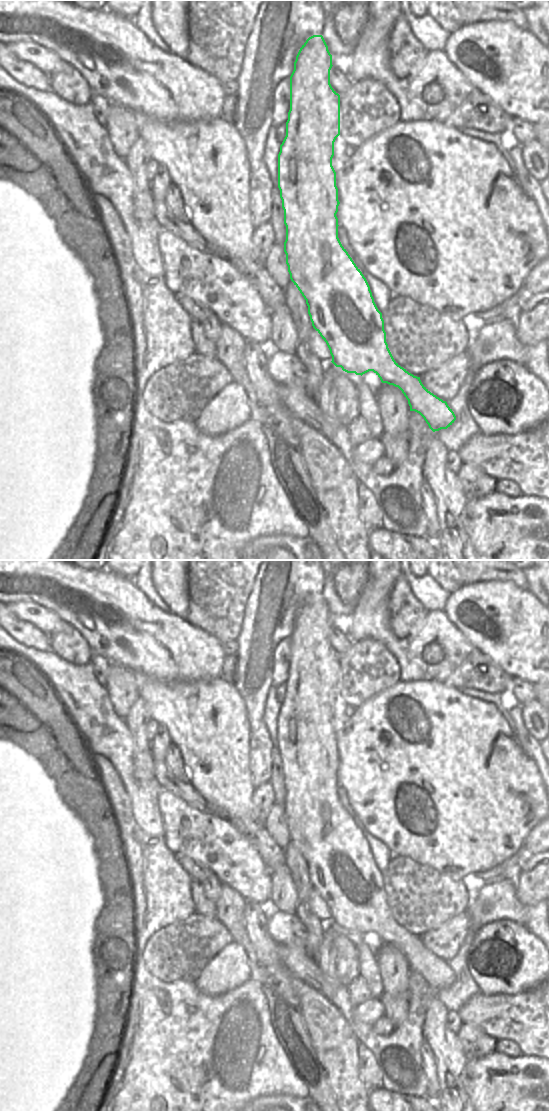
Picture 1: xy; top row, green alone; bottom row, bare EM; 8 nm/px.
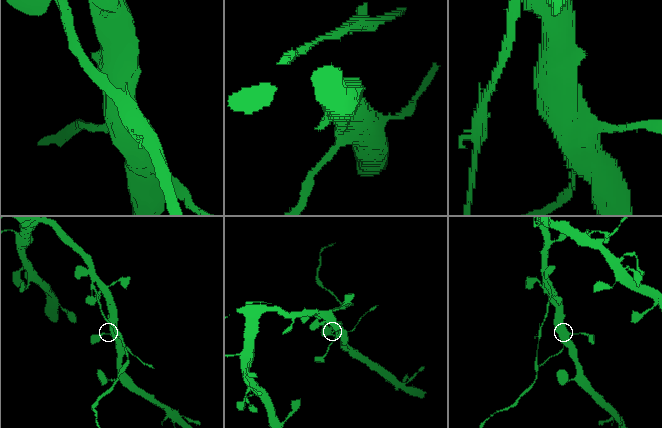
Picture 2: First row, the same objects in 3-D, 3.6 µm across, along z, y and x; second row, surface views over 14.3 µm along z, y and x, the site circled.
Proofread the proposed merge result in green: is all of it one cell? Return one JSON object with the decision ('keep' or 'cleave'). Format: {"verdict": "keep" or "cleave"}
{"verdict": "cleave"}

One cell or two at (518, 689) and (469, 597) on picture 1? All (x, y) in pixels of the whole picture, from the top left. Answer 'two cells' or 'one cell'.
two cells

